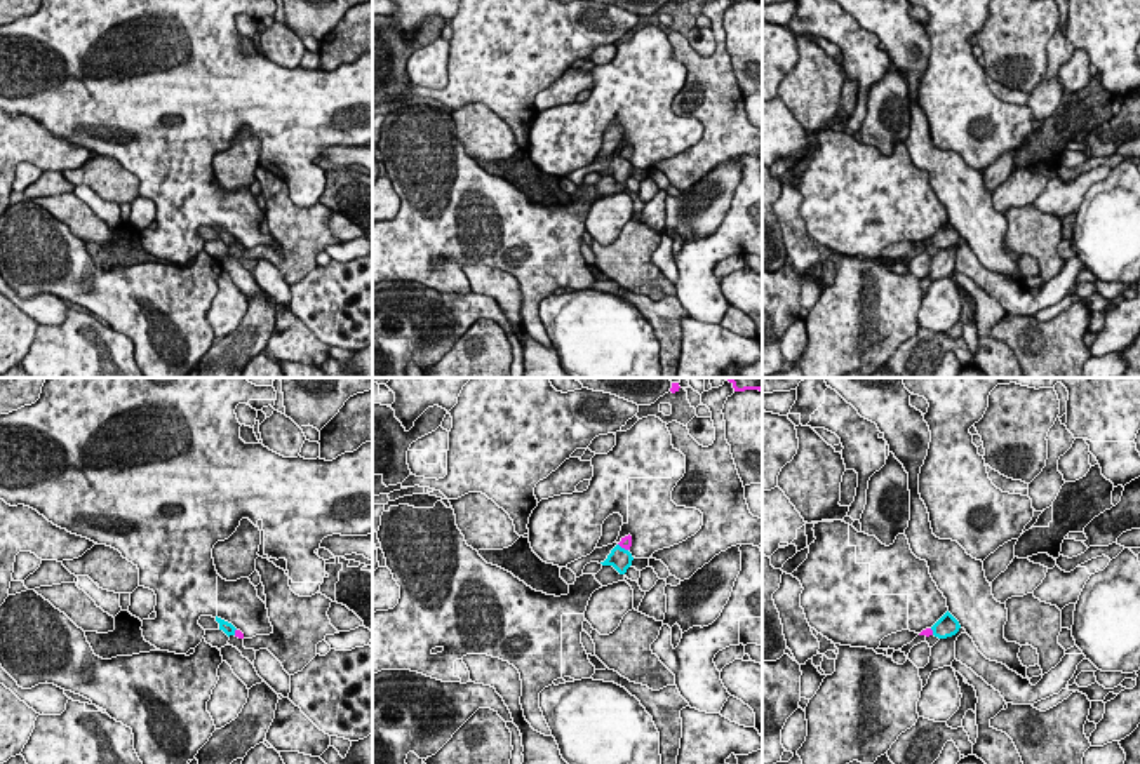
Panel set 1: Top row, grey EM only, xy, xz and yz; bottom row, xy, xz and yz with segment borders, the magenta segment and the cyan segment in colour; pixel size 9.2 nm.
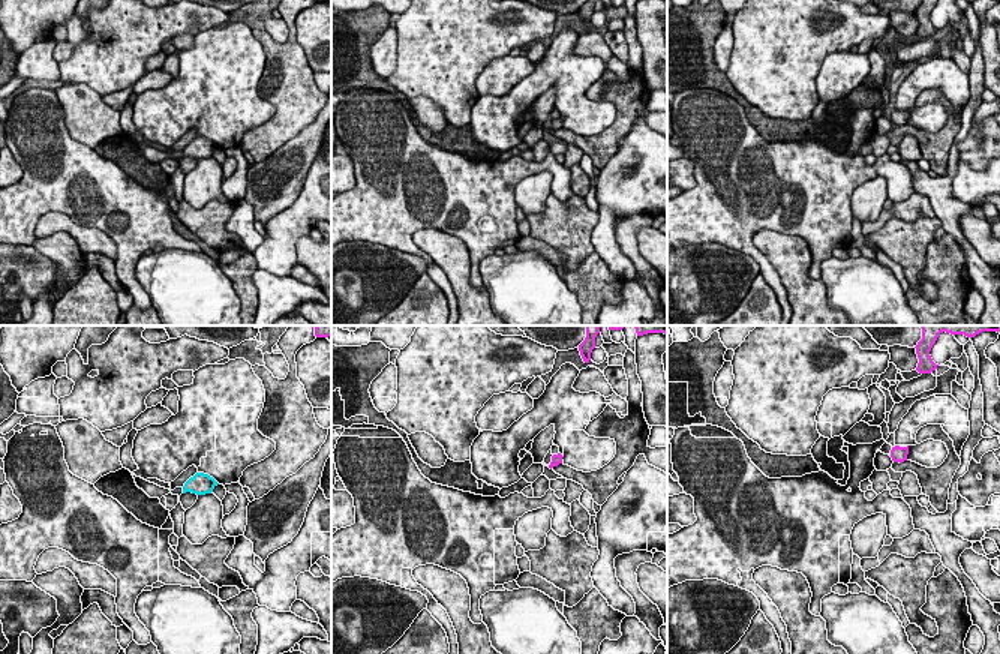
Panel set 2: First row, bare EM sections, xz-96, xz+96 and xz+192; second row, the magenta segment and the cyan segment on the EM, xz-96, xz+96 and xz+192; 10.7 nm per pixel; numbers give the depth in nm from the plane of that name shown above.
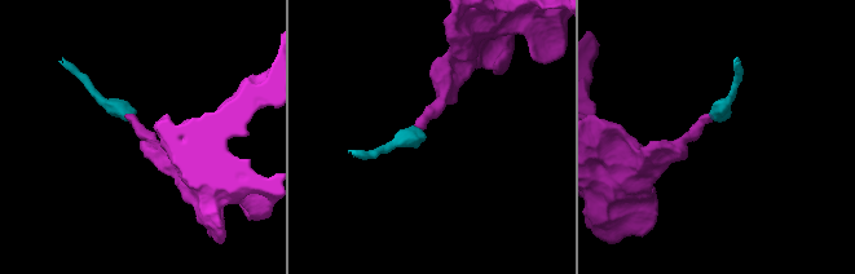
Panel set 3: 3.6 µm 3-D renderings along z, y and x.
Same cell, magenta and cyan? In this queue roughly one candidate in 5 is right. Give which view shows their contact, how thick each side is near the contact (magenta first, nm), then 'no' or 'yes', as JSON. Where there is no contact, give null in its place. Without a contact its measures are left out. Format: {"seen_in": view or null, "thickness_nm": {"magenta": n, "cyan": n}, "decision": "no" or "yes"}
{"seen_in": "xz", "thickness_nm": {"magenta": 100, "cyan": 200}, "decision": "no"}

